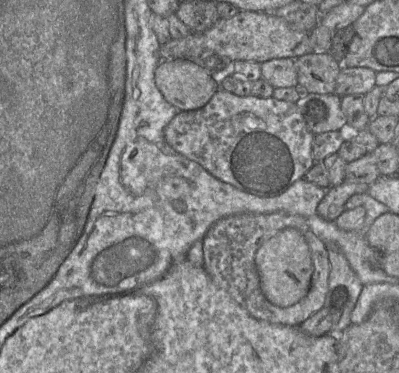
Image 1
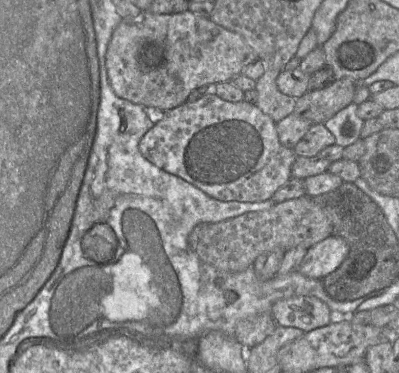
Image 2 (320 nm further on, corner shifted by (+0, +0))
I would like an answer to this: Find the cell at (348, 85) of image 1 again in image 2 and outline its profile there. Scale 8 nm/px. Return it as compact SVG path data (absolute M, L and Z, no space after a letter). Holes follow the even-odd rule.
M349 78L335 79L330 85L306 92L296 100L293 113L313 124L324 123L353 103L357 83Z

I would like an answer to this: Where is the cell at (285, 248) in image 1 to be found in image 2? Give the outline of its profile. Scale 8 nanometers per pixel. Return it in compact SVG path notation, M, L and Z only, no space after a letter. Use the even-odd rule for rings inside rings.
M314 296L281 299L271 308L275 322L282 327L293 327L308 333L330 323L330 309Z

